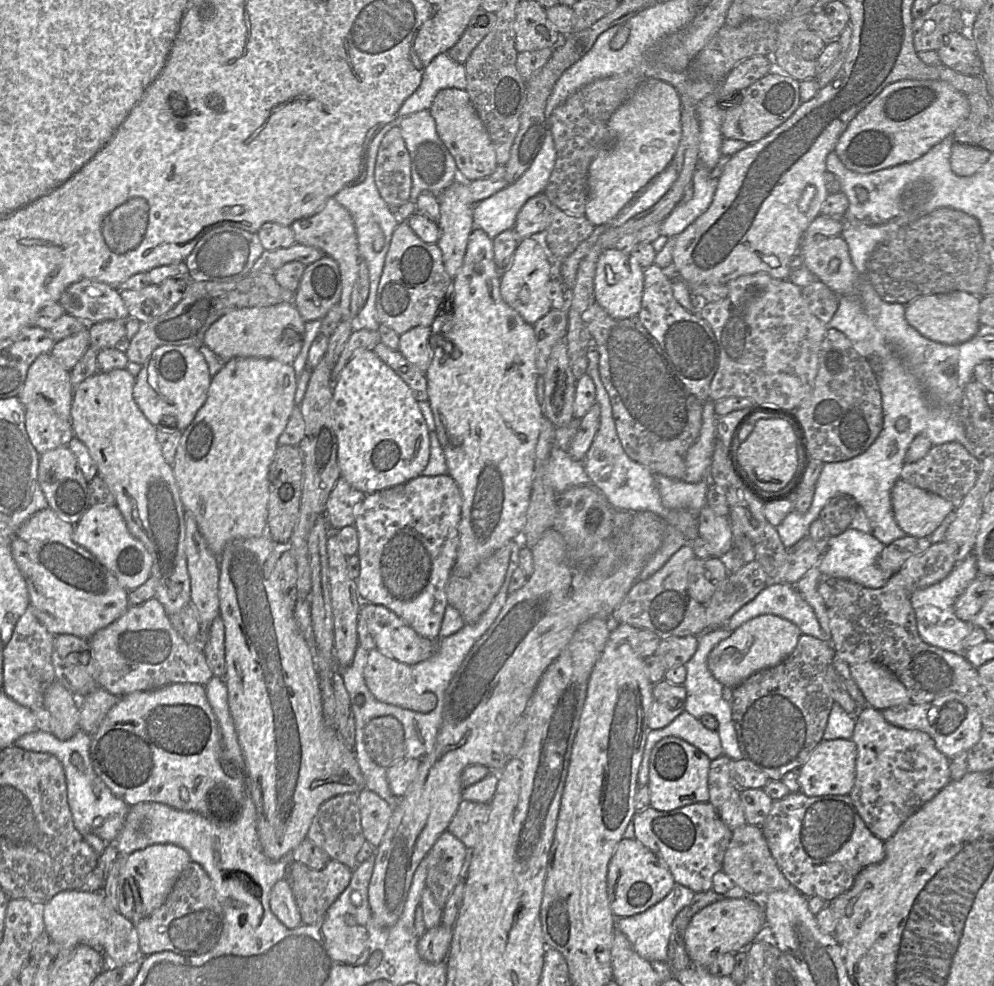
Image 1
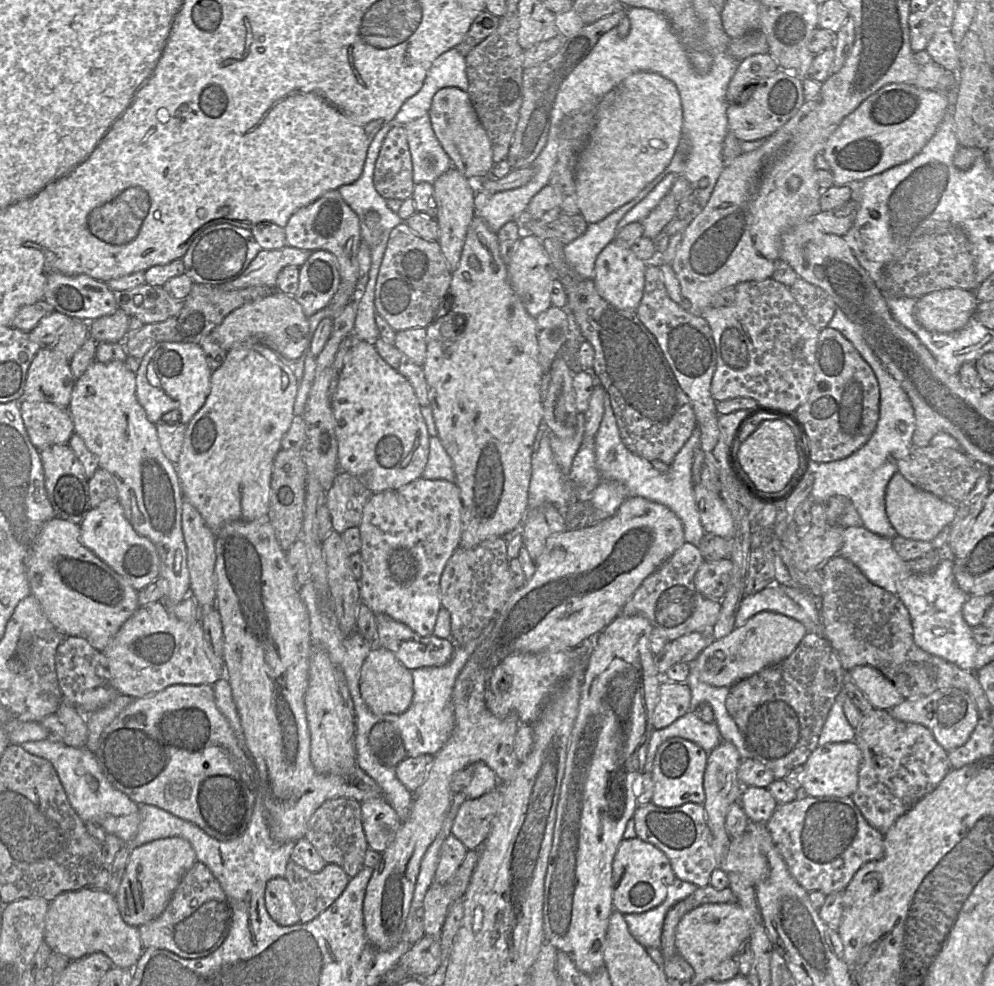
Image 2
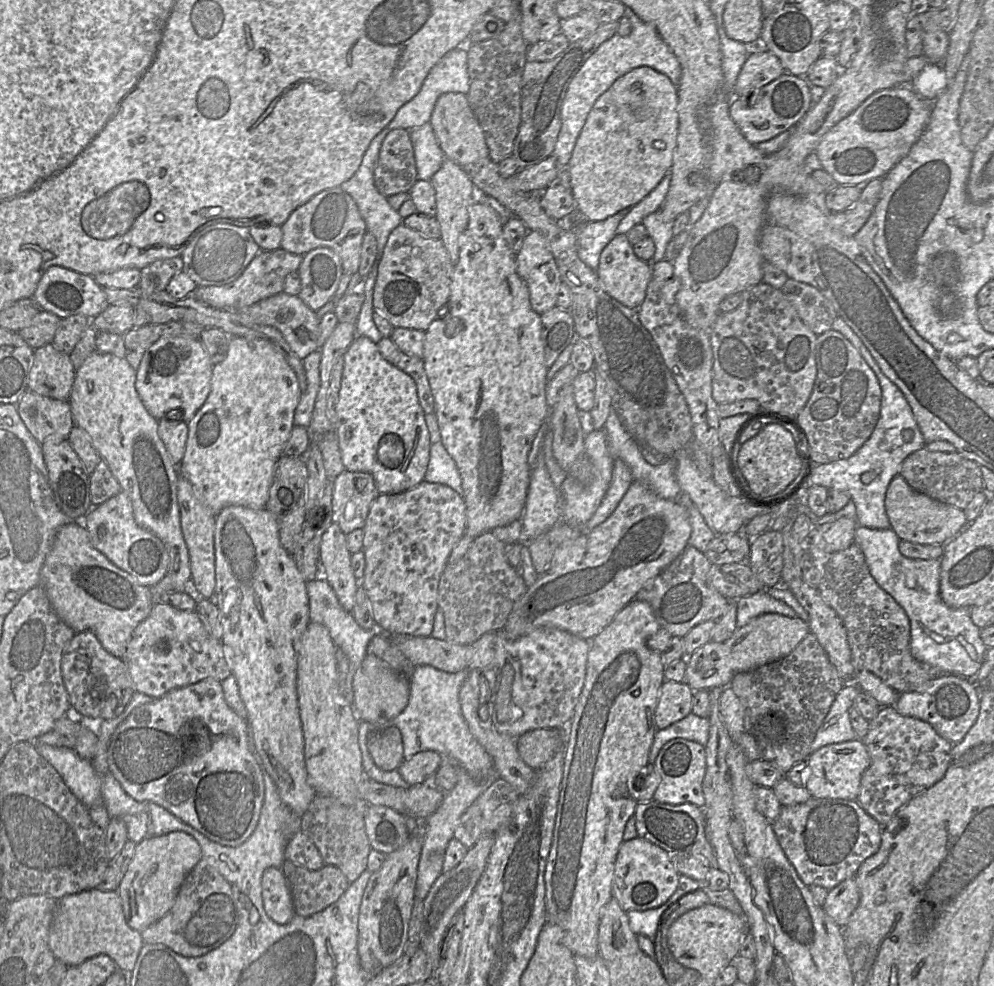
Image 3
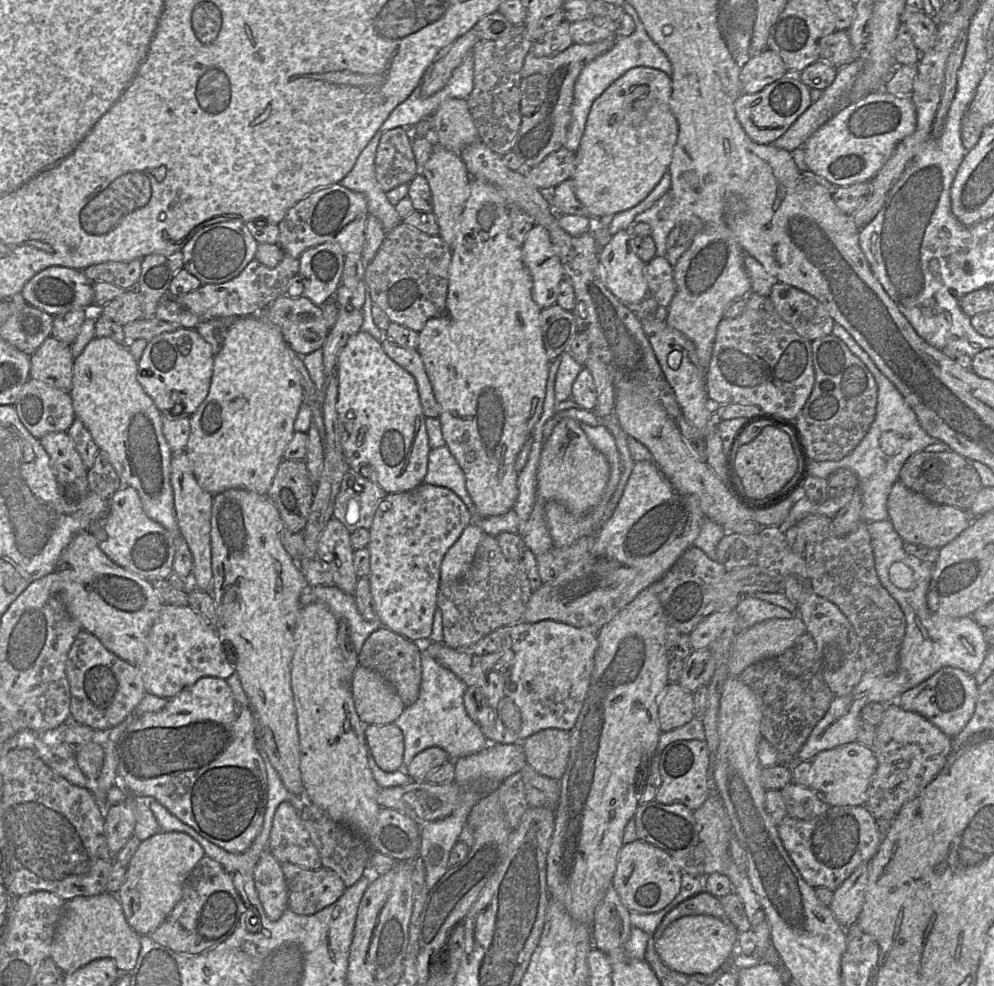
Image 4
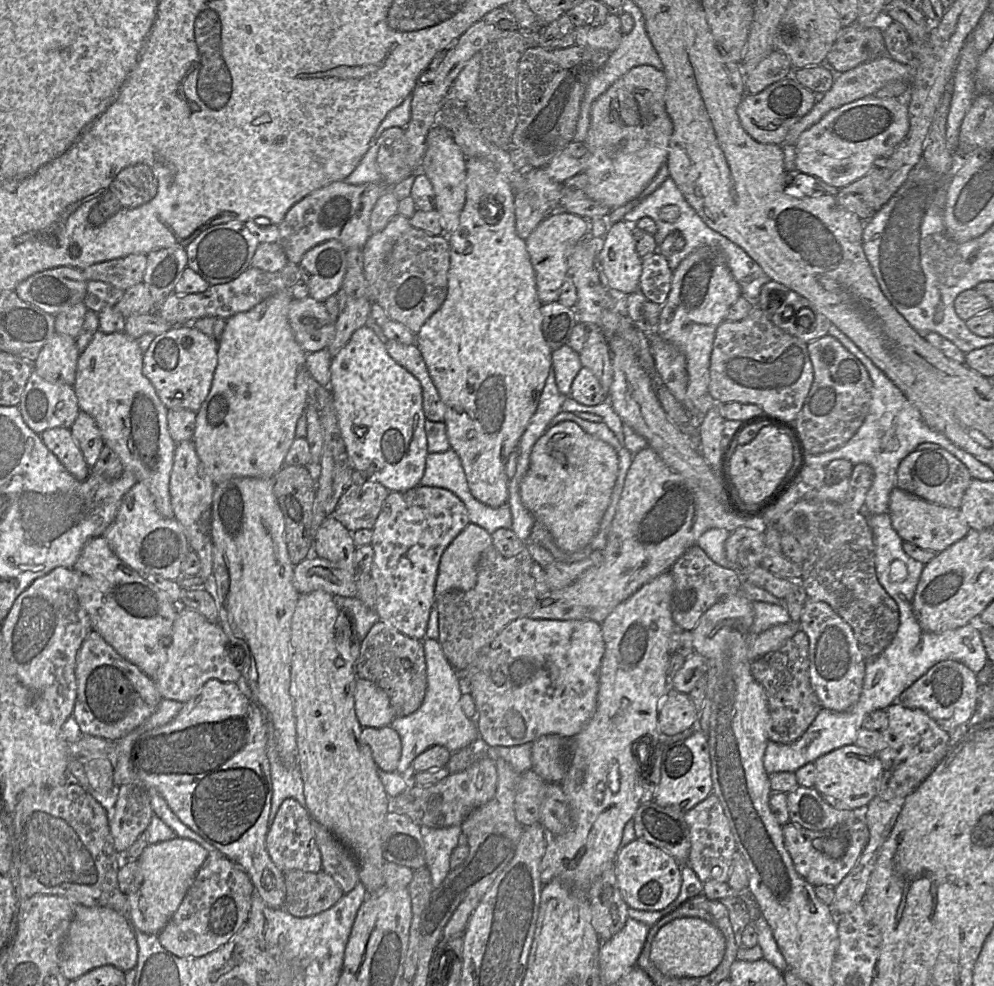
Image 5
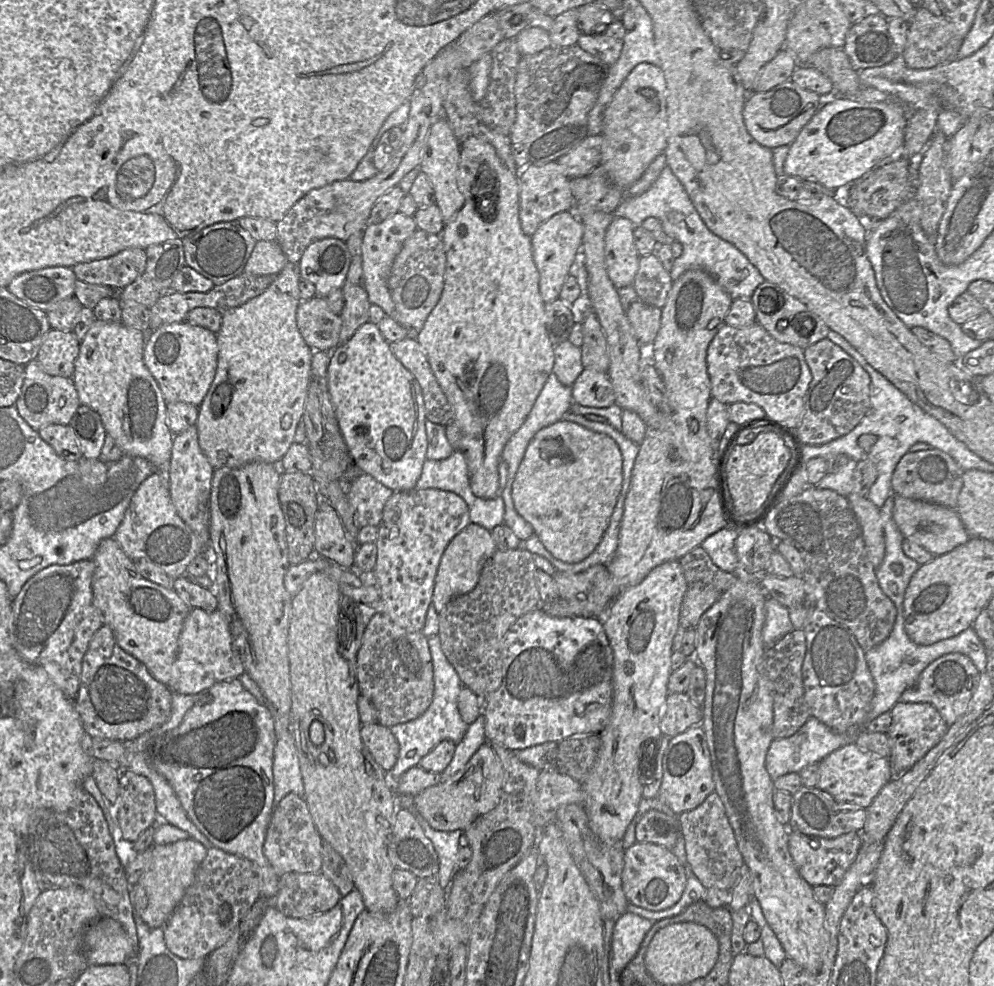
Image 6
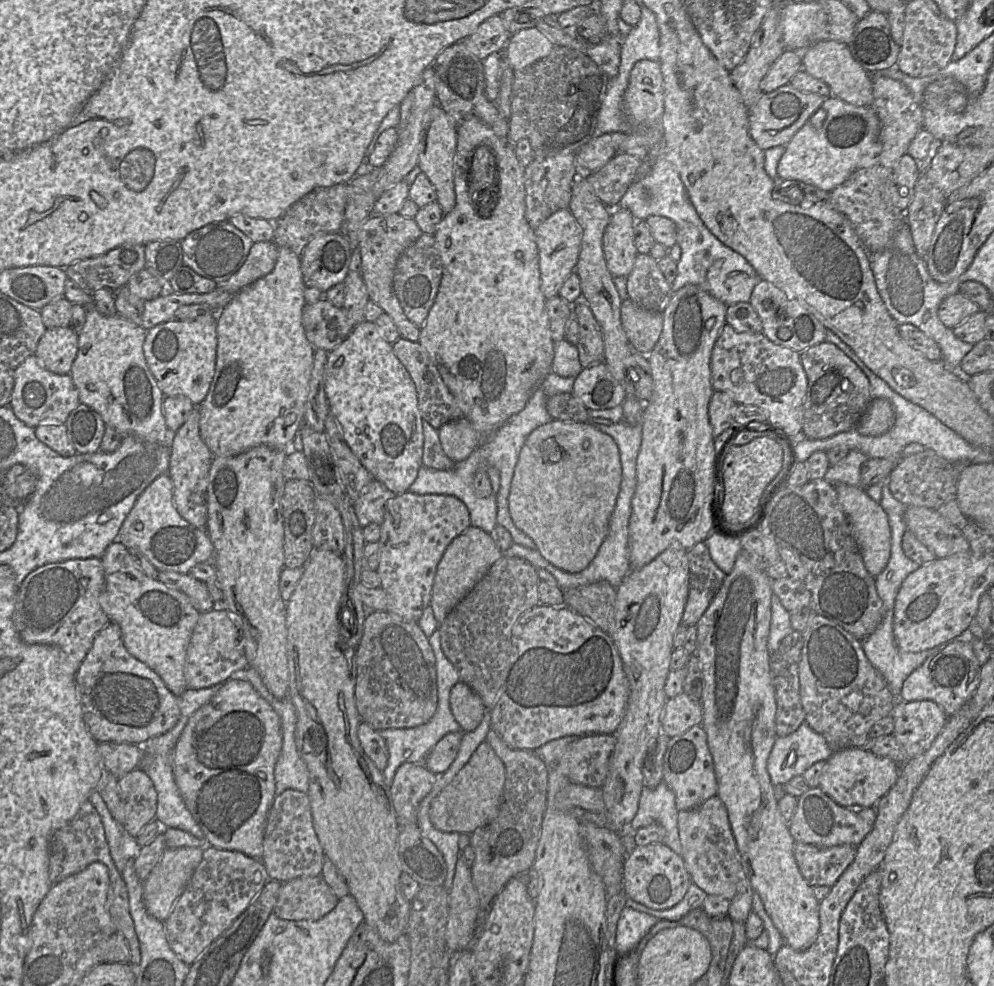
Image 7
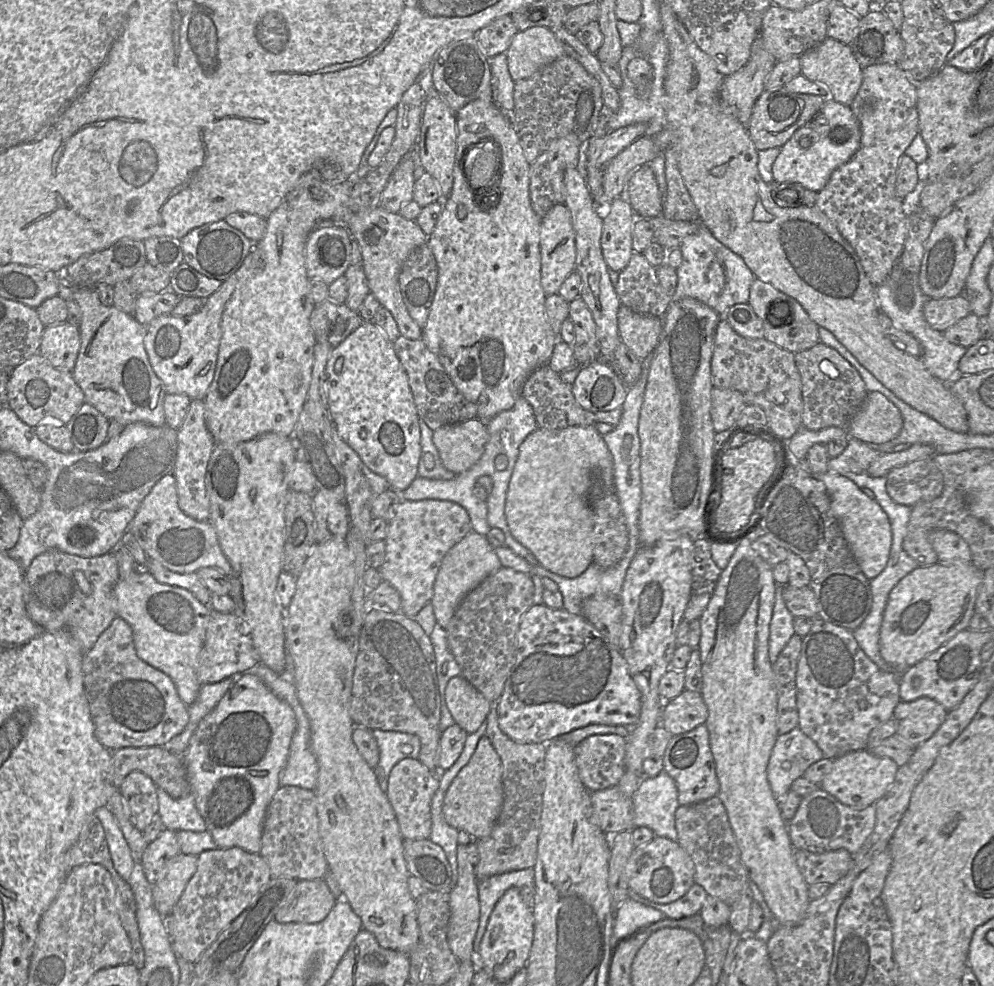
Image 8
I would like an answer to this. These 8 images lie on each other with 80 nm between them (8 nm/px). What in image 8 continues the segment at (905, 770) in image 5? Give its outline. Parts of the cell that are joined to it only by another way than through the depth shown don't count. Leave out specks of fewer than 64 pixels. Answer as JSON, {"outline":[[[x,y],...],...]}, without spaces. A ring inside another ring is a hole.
{"outline":[[[929,697],[900,701],[894,709],[894,719],[898,724],[896,735],[915,749],[930,737],[944,723],[948,710]]]}

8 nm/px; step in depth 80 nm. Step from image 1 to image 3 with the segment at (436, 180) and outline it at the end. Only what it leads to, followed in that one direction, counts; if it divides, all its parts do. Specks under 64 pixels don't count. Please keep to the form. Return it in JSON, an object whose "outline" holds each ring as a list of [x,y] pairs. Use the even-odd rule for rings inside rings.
{"outline":[[[430,123],[410,131],[418,180],[430,181],[446,159]]]}

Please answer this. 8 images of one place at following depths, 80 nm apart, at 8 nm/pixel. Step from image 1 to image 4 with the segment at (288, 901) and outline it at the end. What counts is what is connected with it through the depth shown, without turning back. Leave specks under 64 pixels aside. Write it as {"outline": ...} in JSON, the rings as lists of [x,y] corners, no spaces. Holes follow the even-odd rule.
{"outline":[[[264,851],[254,869],[254,883],[266,915],[278,920],[288,908],[288,888],[281,864]]]}

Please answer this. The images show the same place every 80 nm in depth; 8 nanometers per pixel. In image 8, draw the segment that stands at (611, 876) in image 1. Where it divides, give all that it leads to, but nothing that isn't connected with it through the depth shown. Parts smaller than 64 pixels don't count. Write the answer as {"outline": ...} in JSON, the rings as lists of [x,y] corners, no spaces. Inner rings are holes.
{"outline":[[[655,837],[647,844],[634,848],[627,861],[629,889],[659,904],[683,897],[695,883],[694,876],[695,866],[688,853],[677,841],[665,837]]]}

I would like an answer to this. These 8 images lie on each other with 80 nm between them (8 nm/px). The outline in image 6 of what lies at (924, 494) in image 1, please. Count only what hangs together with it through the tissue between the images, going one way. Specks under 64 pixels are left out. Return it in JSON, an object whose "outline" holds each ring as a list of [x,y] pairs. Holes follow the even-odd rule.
{"outline":[[[894,494],[893,519],[907,538],[935,556],[944,555],[956,547],[965,544],[971,537],[961,522],[955,509],[938,504],[905,498]]]}

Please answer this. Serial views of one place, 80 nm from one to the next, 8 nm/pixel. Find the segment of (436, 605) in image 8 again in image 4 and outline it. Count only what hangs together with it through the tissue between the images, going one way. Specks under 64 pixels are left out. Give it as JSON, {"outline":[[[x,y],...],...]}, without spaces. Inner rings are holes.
{"outline":[[[469,524],[445,553],[440,566],[440,583],[463,578],[471,569],[485,531]]]}

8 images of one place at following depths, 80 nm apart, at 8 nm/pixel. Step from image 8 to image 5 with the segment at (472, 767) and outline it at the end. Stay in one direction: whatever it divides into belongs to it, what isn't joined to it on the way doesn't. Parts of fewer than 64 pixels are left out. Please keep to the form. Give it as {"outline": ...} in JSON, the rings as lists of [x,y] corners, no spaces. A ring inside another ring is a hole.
{"outline":[[[482,756],[465,770],[450,774],[441,781],[428,786],[410,786],[391,799],[391,808],[407,815],[418,826],[441,829],[461,825],[465,818],[478,807],[489,802],[495,795],[498,773],[495,760]]]}

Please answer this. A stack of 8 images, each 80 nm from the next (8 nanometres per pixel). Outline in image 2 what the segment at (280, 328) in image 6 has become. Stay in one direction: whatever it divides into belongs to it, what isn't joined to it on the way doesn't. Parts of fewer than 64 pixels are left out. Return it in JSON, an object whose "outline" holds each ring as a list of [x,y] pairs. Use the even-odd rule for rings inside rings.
{"outline":[[[258,343],[232,348],[224,363],[213,371],[210,394],[186,427],[182,451],[175,466],[184,498],[198,510],[215,535],[232,521],[267,518],[273,461],[294,417],[298,384],[291,362]]]}

